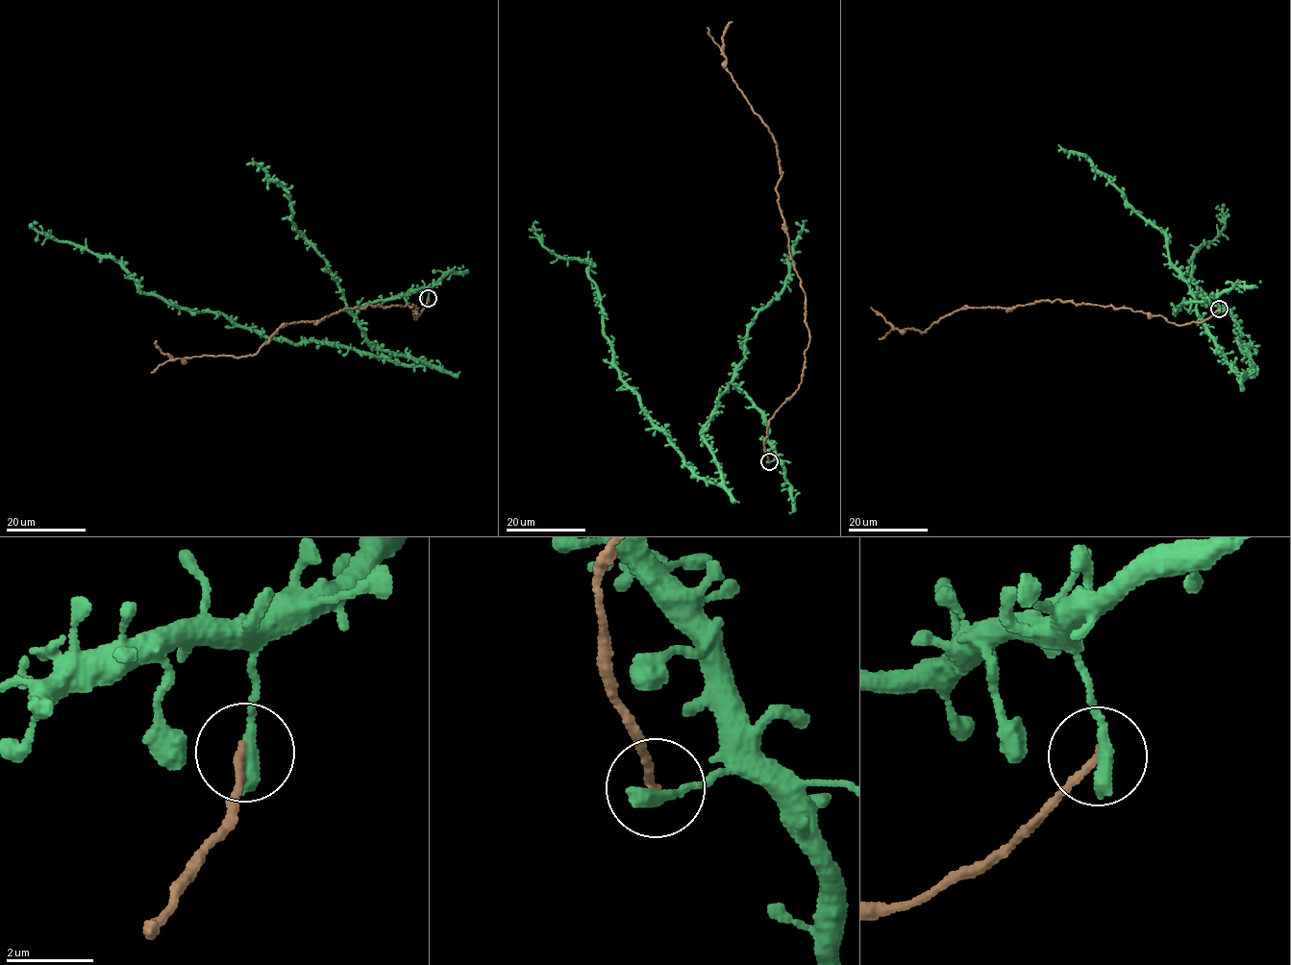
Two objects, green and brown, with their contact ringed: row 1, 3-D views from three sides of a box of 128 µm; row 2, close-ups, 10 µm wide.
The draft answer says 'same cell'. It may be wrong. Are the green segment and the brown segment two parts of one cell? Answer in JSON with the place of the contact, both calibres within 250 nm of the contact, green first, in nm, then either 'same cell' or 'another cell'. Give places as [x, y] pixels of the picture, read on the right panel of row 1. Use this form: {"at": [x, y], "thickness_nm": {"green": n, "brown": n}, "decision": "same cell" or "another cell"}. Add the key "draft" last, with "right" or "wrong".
{"at": [1219, 309], "thickness_nm": {"green": 420, "brown": 170}, "decision": "another cell", "draft": "wrong"}

